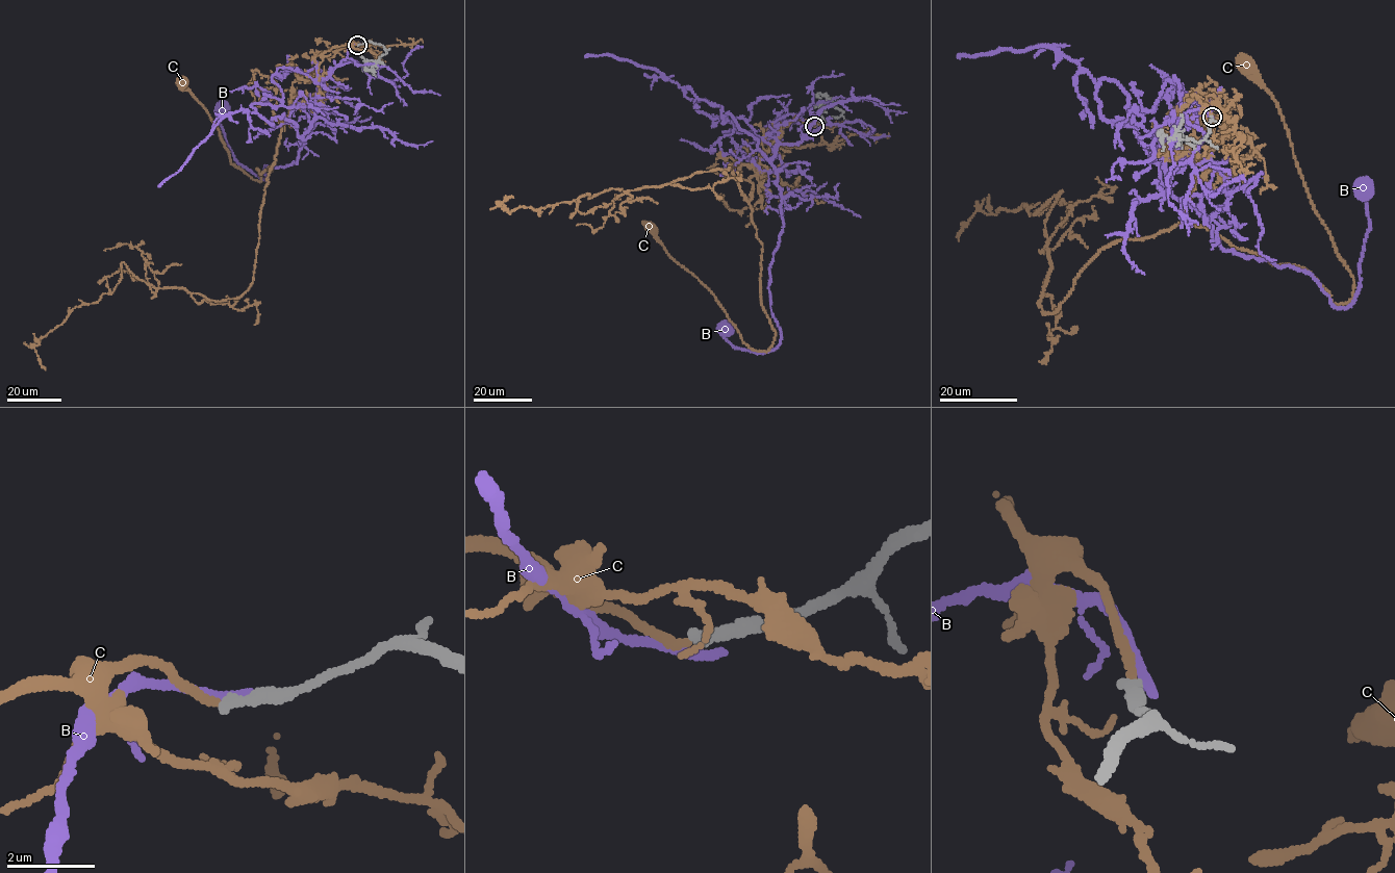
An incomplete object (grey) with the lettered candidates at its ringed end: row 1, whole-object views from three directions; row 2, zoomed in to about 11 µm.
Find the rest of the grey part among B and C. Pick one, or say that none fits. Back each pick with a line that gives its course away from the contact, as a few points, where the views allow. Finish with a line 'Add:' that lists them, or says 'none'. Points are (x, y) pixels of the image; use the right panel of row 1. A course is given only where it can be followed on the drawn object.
C: it runs (1211, 117), (1192, 94), (1168, 140), (1196, 157), (1184, 219), (1347, 302), (1352, 275), (1245, 62)
Add: C

